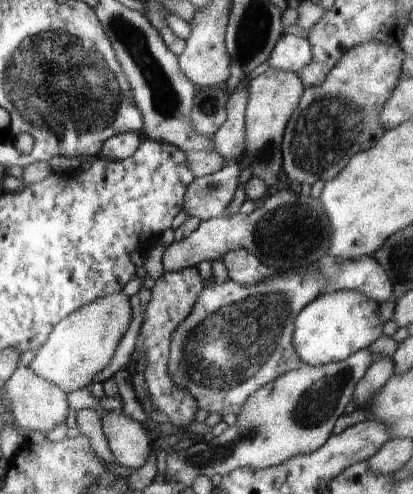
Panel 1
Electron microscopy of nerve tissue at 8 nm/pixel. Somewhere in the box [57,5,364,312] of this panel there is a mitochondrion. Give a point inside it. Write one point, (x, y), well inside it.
(165, 99)

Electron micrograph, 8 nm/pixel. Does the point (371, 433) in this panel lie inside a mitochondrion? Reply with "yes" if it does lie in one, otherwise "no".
no

